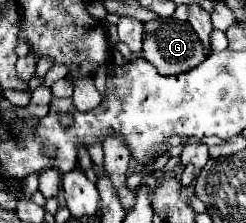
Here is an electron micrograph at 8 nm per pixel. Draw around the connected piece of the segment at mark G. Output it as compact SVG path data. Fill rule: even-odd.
M154 18L150 22L144 22L144 58L158 70L162 76L174 76L188 72L196 68L200 62L204 62L202 42L192 30L188 22L180 22L176 18Z

